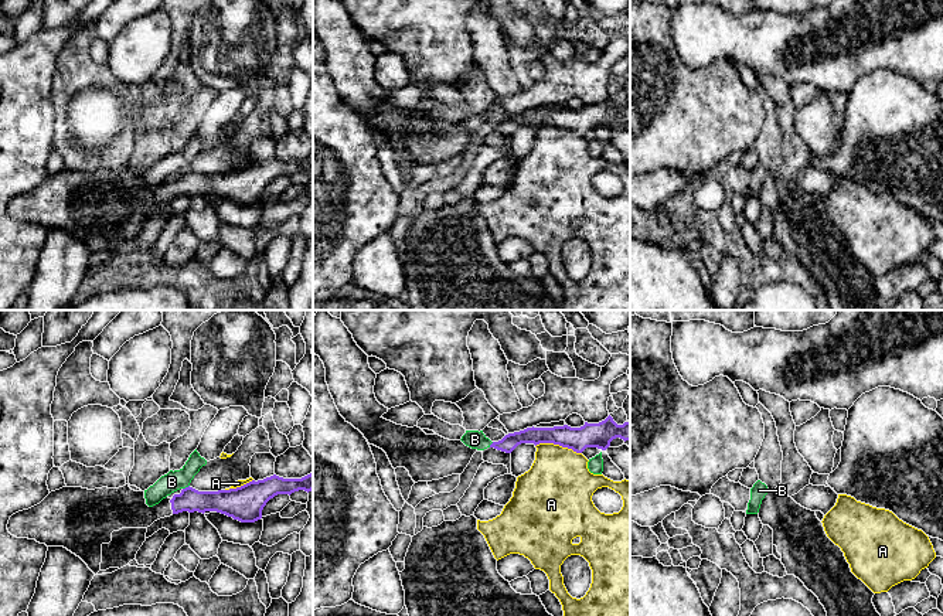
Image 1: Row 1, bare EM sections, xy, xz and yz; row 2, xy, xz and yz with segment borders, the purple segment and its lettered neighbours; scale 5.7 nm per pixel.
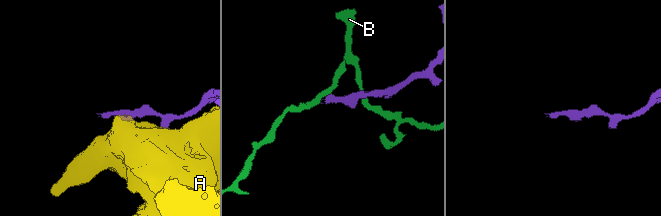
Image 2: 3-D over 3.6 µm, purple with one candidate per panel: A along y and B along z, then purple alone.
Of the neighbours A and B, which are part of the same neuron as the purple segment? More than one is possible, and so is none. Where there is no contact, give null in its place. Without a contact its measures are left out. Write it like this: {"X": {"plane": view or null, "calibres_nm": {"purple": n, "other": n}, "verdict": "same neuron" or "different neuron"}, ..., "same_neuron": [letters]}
{"A": {"plane": "xz", "calibres_nm": {"purple": 140, "other": 400}, "verdict": "different neuron"}, "B": {"plane": "xy", "calibres_nm": {"purple": 140, "other": 120}, "verdict": "different neuron"}, "same_neuron": []}

